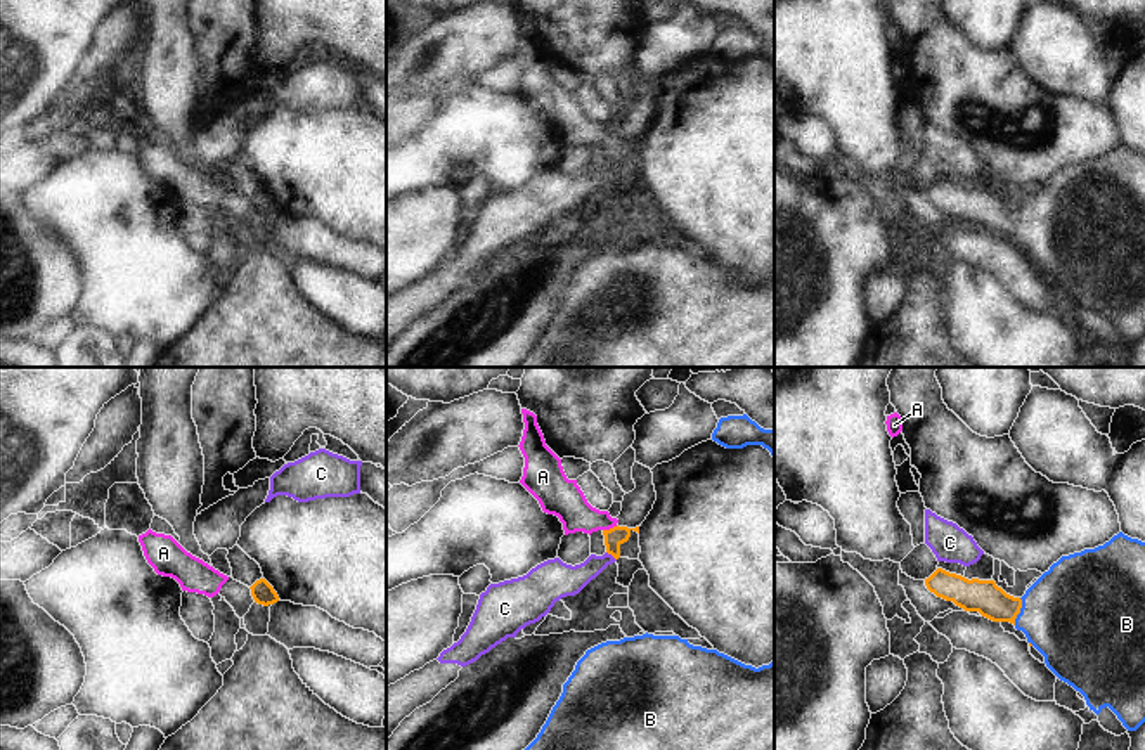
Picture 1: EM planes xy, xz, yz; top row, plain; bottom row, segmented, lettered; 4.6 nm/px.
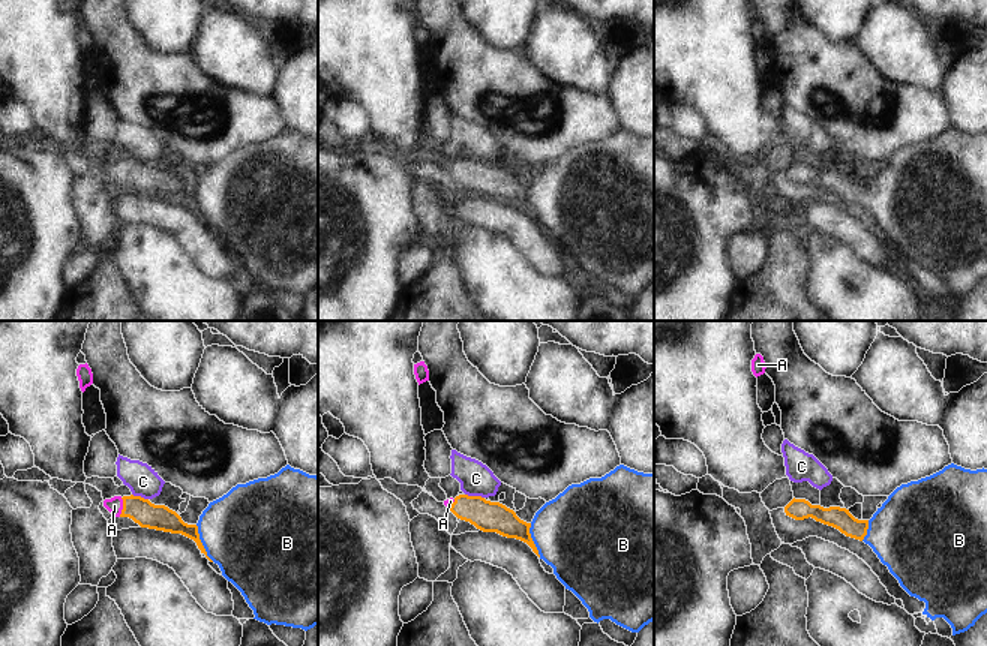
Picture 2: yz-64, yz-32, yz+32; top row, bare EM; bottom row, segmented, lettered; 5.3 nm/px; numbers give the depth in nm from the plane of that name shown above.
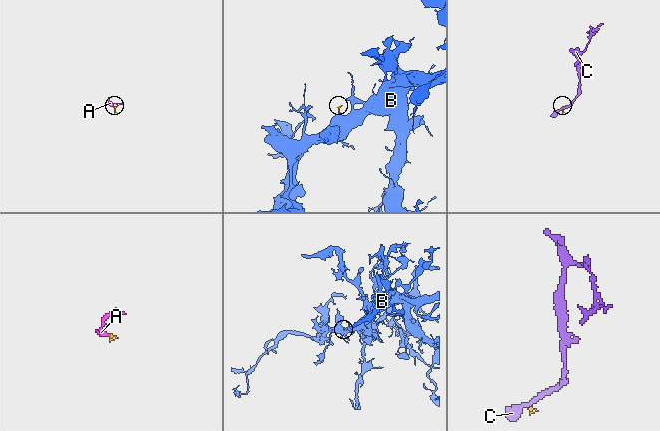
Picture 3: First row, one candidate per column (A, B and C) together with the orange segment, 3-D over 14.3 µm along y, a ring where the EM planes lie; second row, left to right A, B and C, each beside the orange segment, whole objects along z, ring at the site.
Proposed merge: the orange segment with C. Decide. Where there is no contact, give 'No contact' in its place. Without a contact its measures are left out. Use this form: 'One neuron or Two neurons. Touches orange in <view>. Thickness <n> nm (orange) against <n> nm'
Two neurons. Touches orange in xz. Thickness 90 nm (orange) against 140 nm.

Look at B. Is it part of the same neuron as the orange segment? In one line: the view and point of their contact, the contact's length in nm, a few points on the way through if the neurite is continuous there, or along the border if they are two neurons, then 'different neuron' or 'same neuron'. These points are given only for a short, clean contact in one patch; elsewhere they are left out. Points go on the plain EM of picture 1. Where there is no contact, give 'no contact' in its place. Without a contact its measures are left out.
contact yz (1019, 224); length 130 nm; way yz (984, 208), (998, 219), (1019, 224), (1073, 226); same neuron

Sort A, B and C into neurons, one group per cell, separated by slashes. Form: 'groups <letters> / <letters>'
groups A B / C

